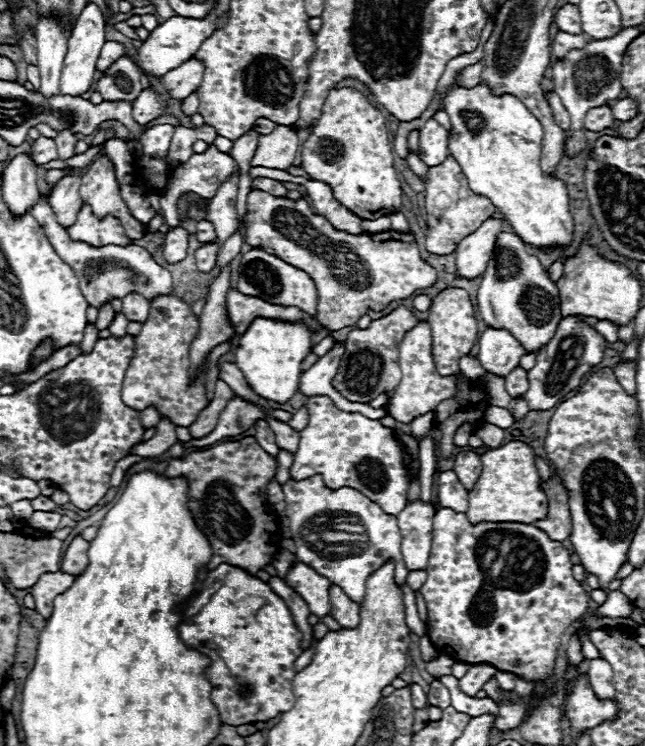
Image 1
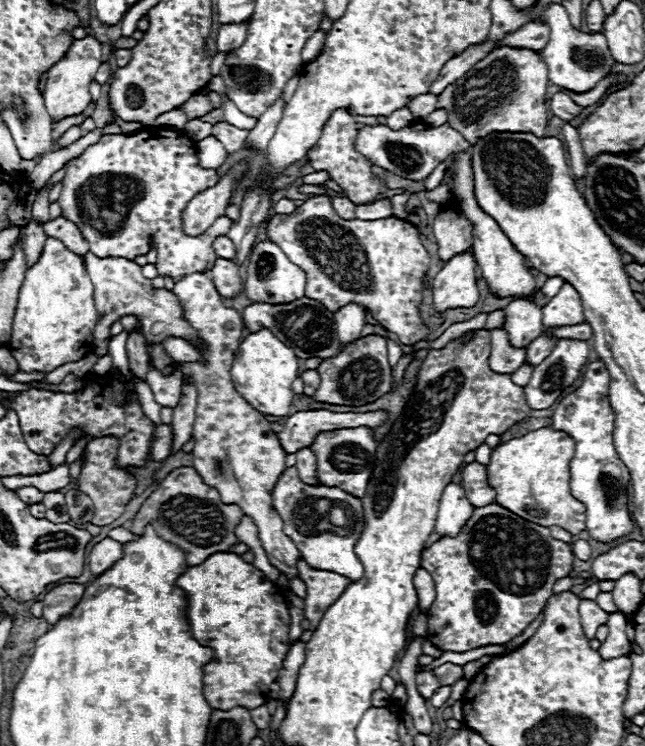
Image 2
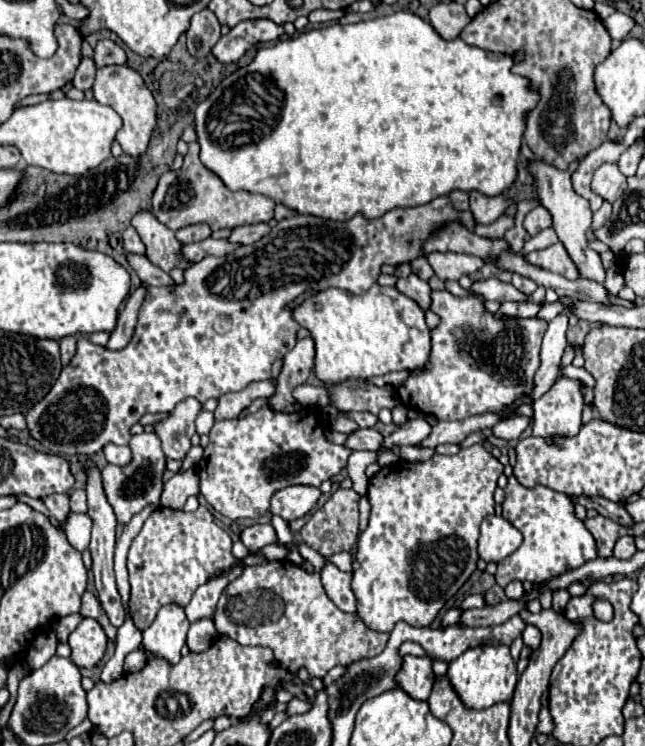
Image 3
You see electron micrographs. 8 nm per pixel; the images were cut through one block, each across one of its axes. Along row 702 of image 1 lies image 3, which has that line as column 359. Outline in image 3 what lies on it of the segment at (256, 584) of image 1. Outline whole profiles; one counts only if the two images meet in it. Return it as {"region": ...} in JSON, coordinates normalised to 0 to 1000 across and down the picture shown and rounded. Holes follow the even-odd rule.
{"region":[[[682,263],[657,276],[648,276],[648,279],[614,279],[614,282],[605,282],[598,284],[595,290],[583,292],[583,295],[571,295],[564,292],[561,287],[552,287],[549,292],[536,295],[536,298],[518,298],[518,295],[502,295],[502,292],[490,292],[490,290],[456,290],[456,292],[443,292],[443,295],[434,295],[431,303],[422,306],[422,311],[416,316],[409,316],[406,322],[400,322],[397,327],[388,327],[388,330],[372,330],[369,335],[363,335],[360,340],[353,343],[319,343],[316,349],[304,351],[298,359],[291,359],[285,365],[288,370],[288,381],[282,383],[273,383],[273,386],[239,386],[239,383],[226,383],[226,399],[223,399],[223,408],[217,413],[217,426],[214,426],[214,437],[211,437],[211,445],[208,445],[208,453],[202,456],[202,461],[186,469],[186,472],[174,472],[174,469],[164,469],[158,464],[146,464],[143,458],[136,458],[133,450],[124,450],[121,453],[121,469],[112,480],[112,485],[96,496],[93,507],[87,509],[87,515],[81,517],[81,523],[68,531],[68,536],[62,536],[43,555],[40,555],[40,566],[43,566],[43,576],[47,576],[47,584],[53,590],[59,590],[74,606],[81,609],[99,609],[99,611],[112,611],[112,606],[124,609],[124,611],[146,611],[149,606],[155,606],[161,601],[161,595],[167,592],[177,592],[177,595],[198,595],[202,592],[202,582],[198,582],[198,574],[208,571],[220,555],[226,552],[264,552],[276,539],[288,536],[288,534],[304,534],[310,539],[319,539],[322,534],[341,534],[344,528],[353,528],[353,525],[372,525],[375,520],[381,520],[388,512],[397,512],[397,509],[416,509],[422,507],[419,504],[419,493],[422,493],[422,485],[431,483],[431,480],[440,480],[447,469],[456,466],[459,461],[459,445],[462,445],[462,434],[456,432],[453,426],[453,418],[443,416],[443,408],[450,402],[456,402],[462,394],[487,386],[487,389],[505,389],[509,383],[518,383],[518,386],[533,386],[546,394],[561,394],[567,391],[589,370],[589,357],[592,354],[608,354],[608,357],[617,357],[623,351],[636,351],[648,343],[654,343],[654,327],[657,322],[664,322],[664,316],[682,303],[682,300],[691,300],[691,298],[701,298],[701,295],[710,295],[716,298],[722,306],[735,306],[738,298],[732,292],[732,284],[707,284],[695,268],[695,263]]]}

